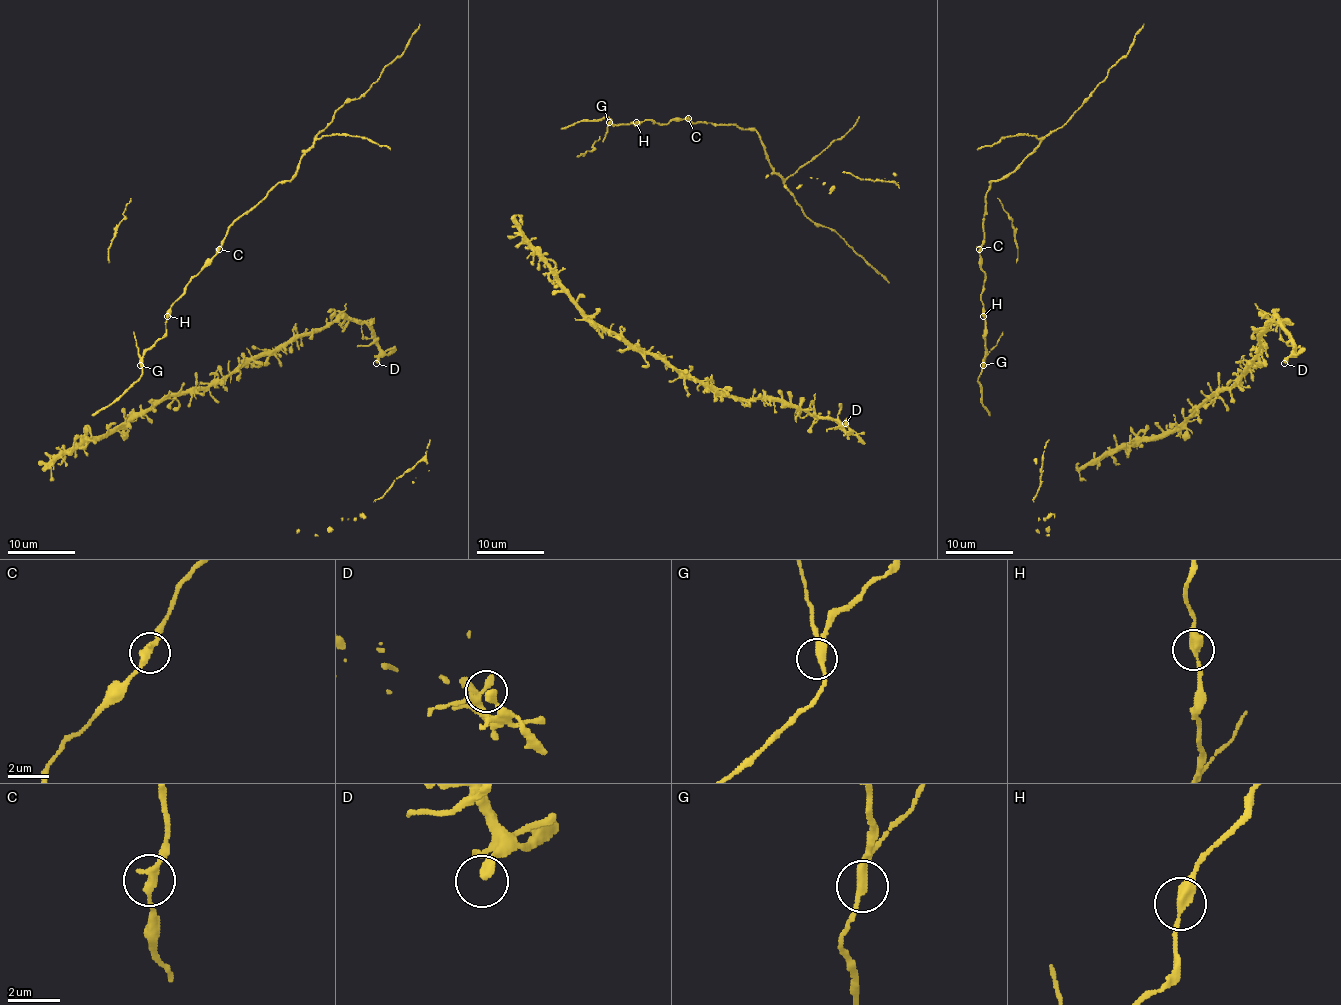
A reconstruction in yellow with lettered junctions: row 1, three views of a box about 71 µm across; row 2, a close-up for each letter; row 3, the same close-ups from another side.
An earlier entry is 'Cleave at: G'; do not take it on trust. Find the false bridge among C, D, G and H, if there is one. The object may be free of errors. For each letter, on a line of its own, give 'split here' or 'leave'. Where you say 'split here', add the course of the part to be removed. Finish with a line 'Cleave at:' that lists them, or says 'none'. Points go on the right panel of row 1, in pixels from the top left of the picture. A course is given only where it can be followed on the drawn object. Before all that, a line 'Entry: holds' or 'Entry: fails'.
Entry: fails
C: leave
D: leave
G: leave
H: leave
Cleave at: none

